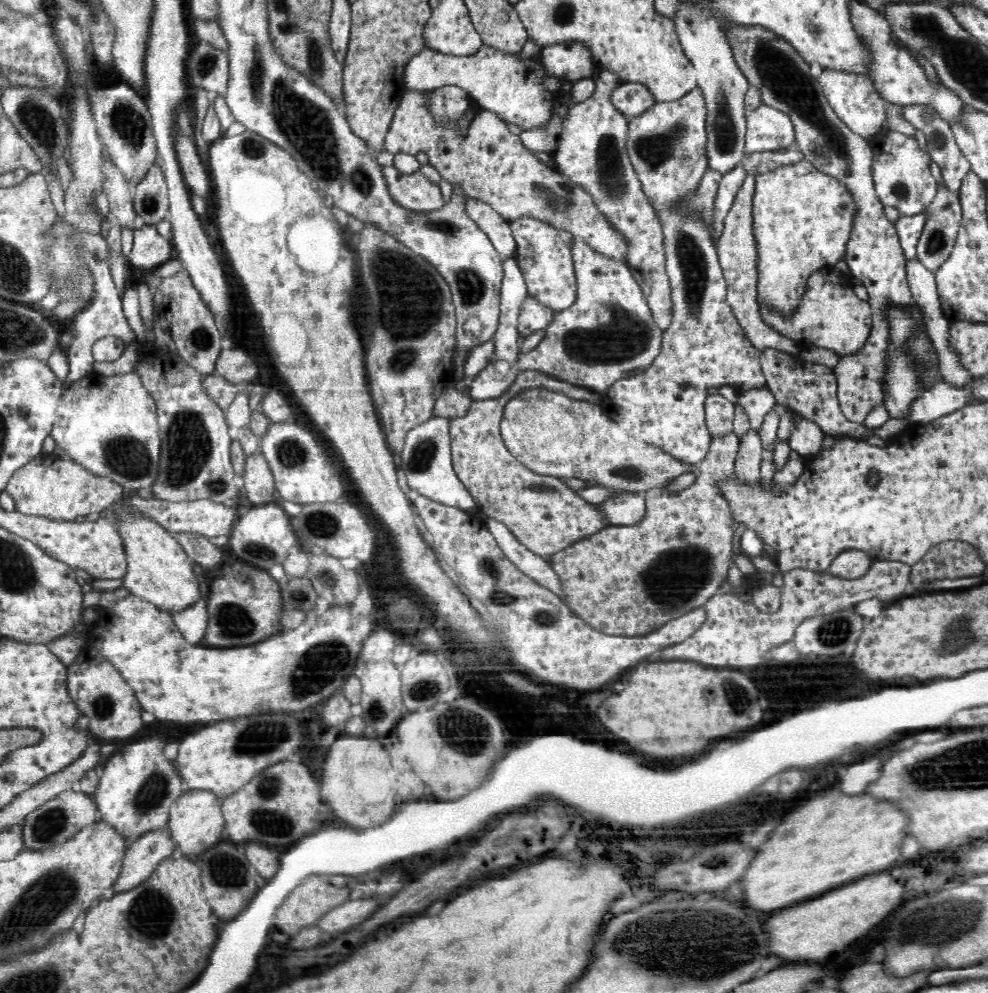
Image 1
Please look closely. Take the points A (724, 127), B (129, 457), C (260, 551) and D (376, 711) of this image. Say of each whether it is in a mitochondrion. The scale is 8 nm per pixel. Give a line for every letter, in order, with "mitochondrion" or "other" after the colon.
A: mitochondrion
B: mitochondrion
C: mitochondrion
D: mitochondrion

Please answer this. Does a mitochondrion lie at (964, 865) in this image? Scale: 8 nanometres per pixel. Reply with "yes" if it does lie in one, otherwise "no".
no

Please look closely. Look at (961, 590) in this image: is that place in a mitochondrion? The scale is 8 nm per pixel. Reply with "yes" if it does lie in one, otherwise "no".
no

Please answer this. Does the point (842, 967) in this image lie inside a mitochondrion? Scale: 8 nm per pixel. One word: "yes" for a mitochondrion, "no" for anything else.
no

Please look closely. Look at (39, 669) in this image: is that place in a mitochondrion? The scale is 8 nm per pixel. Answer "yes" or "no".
no

